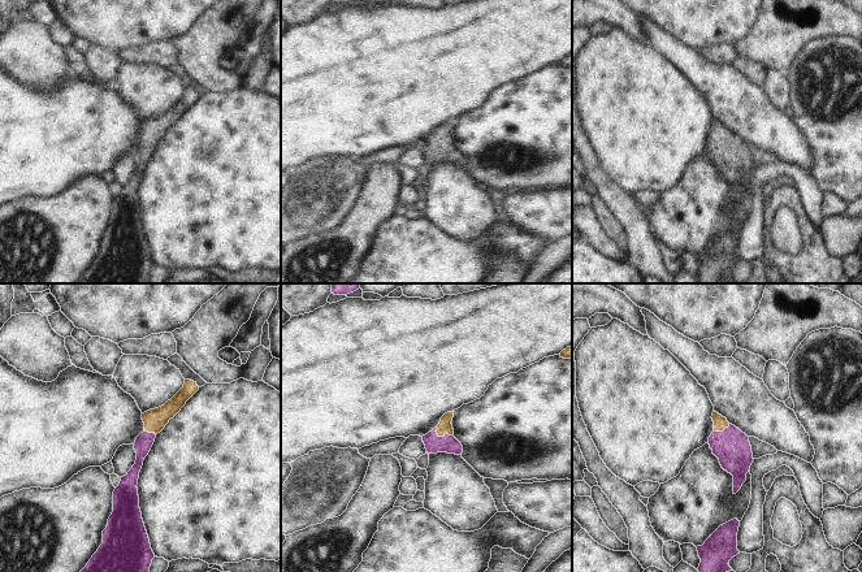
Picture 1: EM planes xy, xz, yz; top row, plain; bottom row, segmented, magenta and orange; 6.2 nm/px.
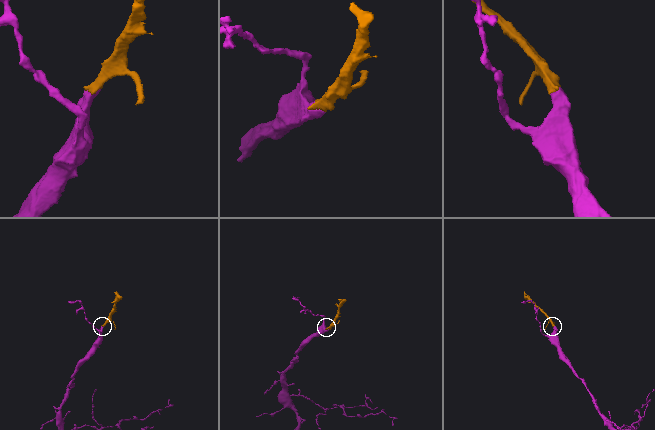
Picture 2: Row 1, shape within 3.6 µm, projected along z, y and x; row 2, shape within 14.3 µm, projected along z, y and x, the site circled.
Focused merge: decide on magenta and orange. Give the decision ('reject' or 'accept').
accept

